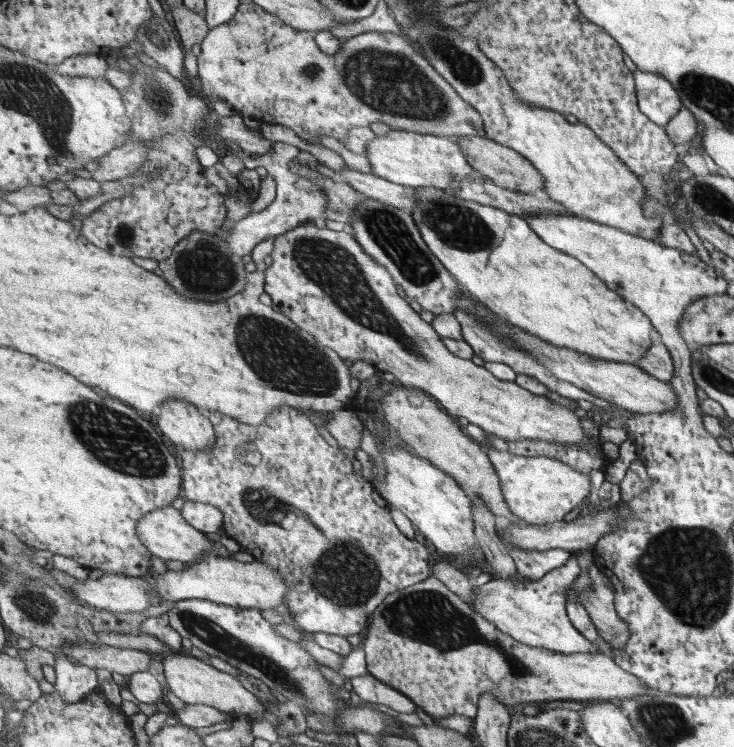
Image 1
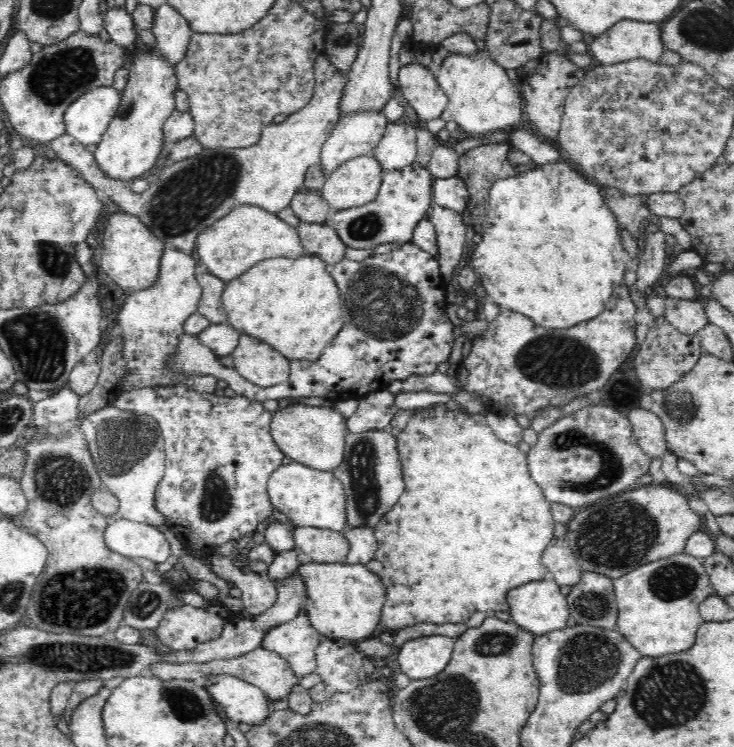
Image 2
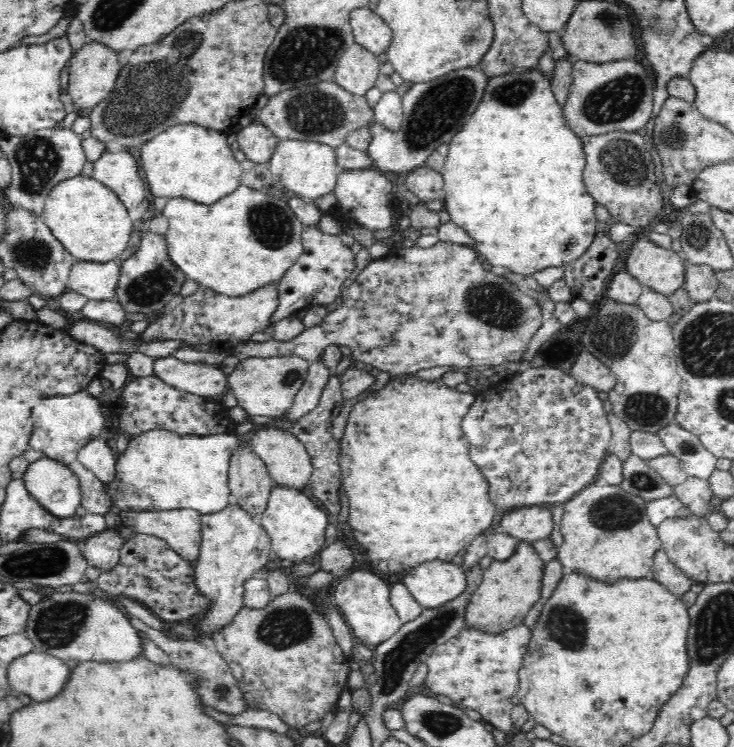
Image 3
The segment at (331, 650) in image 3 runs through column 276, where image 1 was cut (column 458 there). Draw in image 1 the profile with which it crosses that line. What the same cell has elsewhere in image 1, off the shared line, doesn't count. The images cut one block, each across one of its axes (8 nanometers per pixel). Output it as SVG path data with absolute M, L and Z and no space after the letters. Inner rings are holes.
M431 576L427 580L410 586L409 588L398 590L385 598L384 604L370 616L370 626L364 635L366 639L363 639L363 650L366 654L368 672L375 675L381 682L406 694L416 705L424 708L425 712L428 712L434 718L443 719L454 716L455 714L462 714L462 716L475 719L480 709L482 694L486 692L490 692L499 702L506 705L521 704L521 702L542 704L552 700L593 702L613 700L613 698L634 698L642 694L651 696L653 694L653 689L645 681L642 681L637 675L630 674L627 670L623 670L623 668L617 664L618 662L615 662L613 657L609 658L609 656L603 655L601 652L563 654L562 652L547 650L540 646L529 646L528 644L519 642L516 638L513 638L512 635L499 630L495 623L492 623L482 614L479 614L467 600L455 594L439 577L435 576Z

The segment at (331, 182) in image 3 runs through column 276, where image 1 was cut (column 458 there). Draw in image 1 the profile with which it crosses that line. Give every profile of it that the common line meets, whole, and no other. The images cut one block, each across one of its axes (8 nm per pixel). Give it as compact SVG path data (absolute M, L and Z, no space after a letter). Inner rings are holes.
M405 130L389 131L377 137L368 144L366 155L371 164L373 174L386 178L394 184L421 189L447 187L457 178L466 178L477 173L474 166L468 161L461 145L454 138L437 136L434 134L421 134Z

